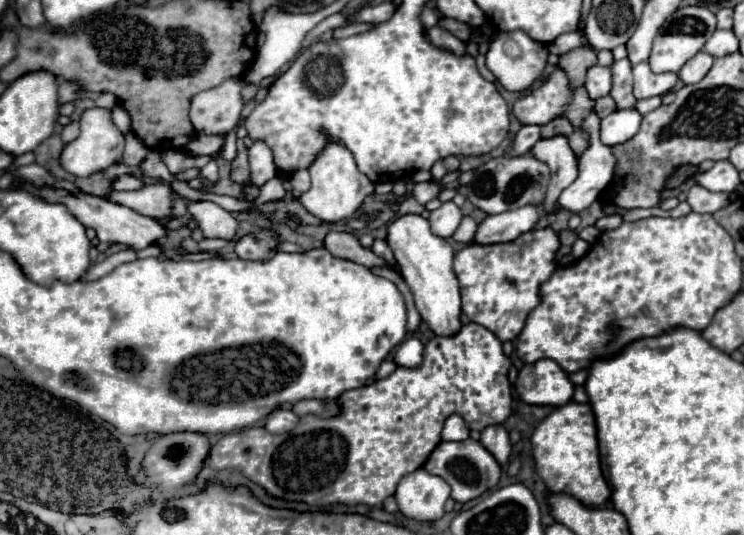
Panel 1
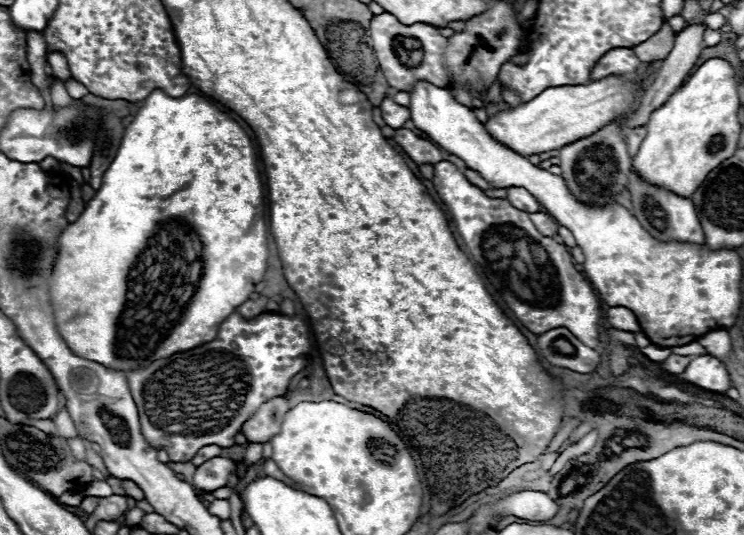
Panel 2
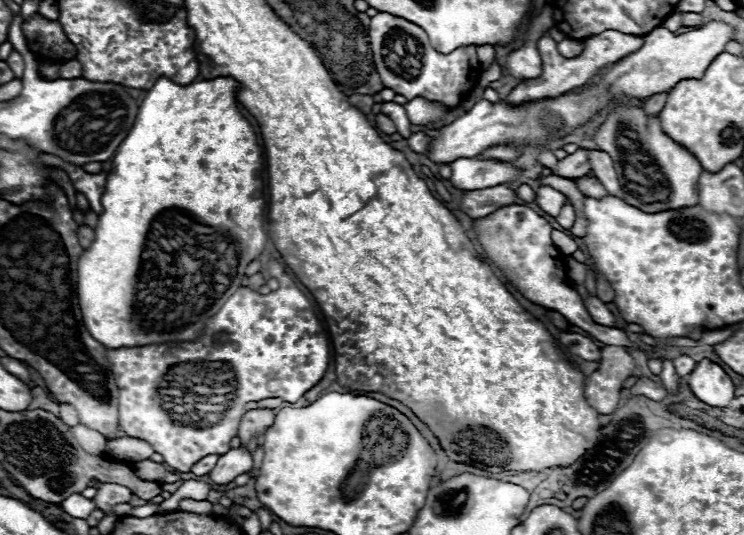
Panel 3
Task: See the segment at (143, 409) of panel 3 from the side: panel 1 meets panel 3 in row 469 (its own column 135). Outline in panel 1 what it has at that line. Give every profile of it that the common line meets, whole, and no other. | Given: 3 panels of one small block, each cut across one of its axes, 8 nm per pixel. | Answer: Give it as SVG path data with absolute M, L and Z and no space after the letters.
M122 174L112 182L112 190L140 190L144 188L144 180L138 174Z

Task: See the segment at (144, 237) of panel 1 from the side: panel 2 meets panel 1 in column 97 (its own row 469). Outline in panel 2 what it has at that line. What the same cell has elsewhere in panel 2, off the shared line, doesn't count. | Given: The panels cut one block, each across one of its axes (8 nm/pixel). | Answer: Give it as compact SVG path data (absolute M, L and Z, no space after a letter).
M216 456L196 468L194 478L192 478L192 486L198 490L204 490L204 492L214 492L214 490L226 486L232 470L236 470L234 460Z

